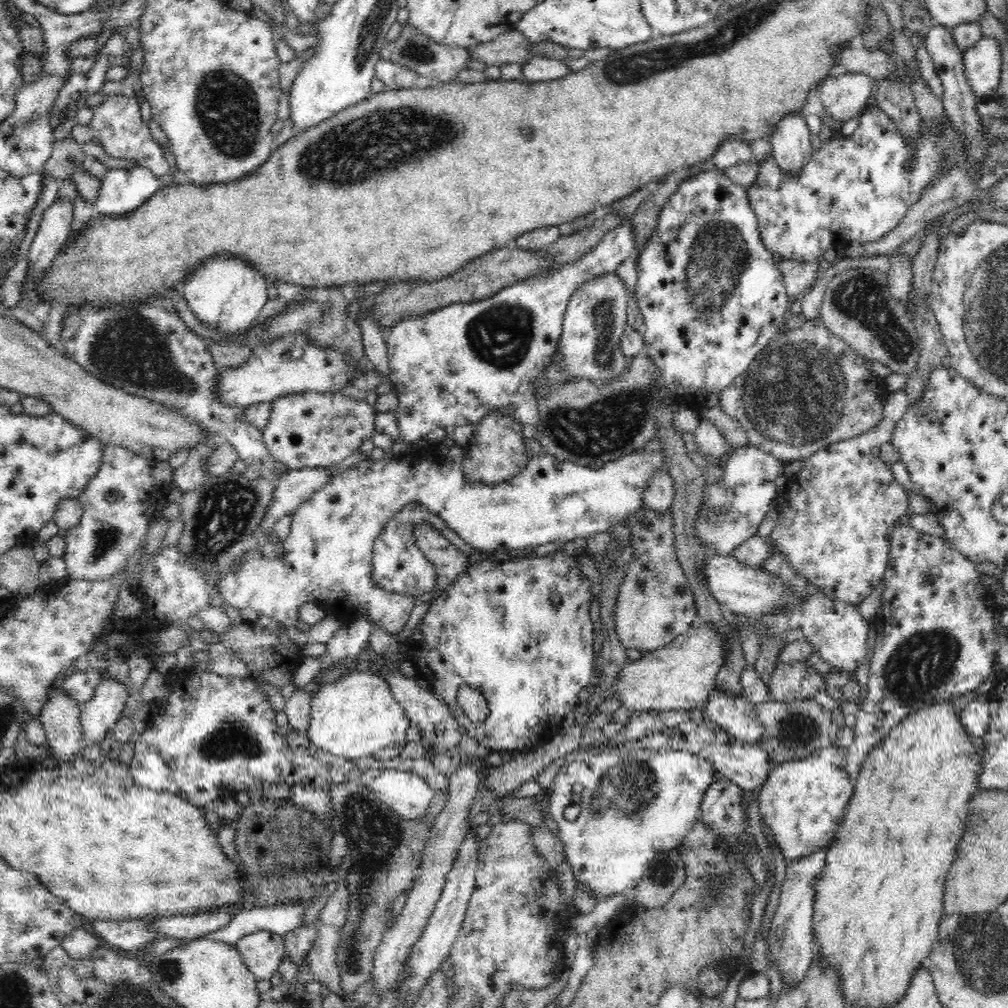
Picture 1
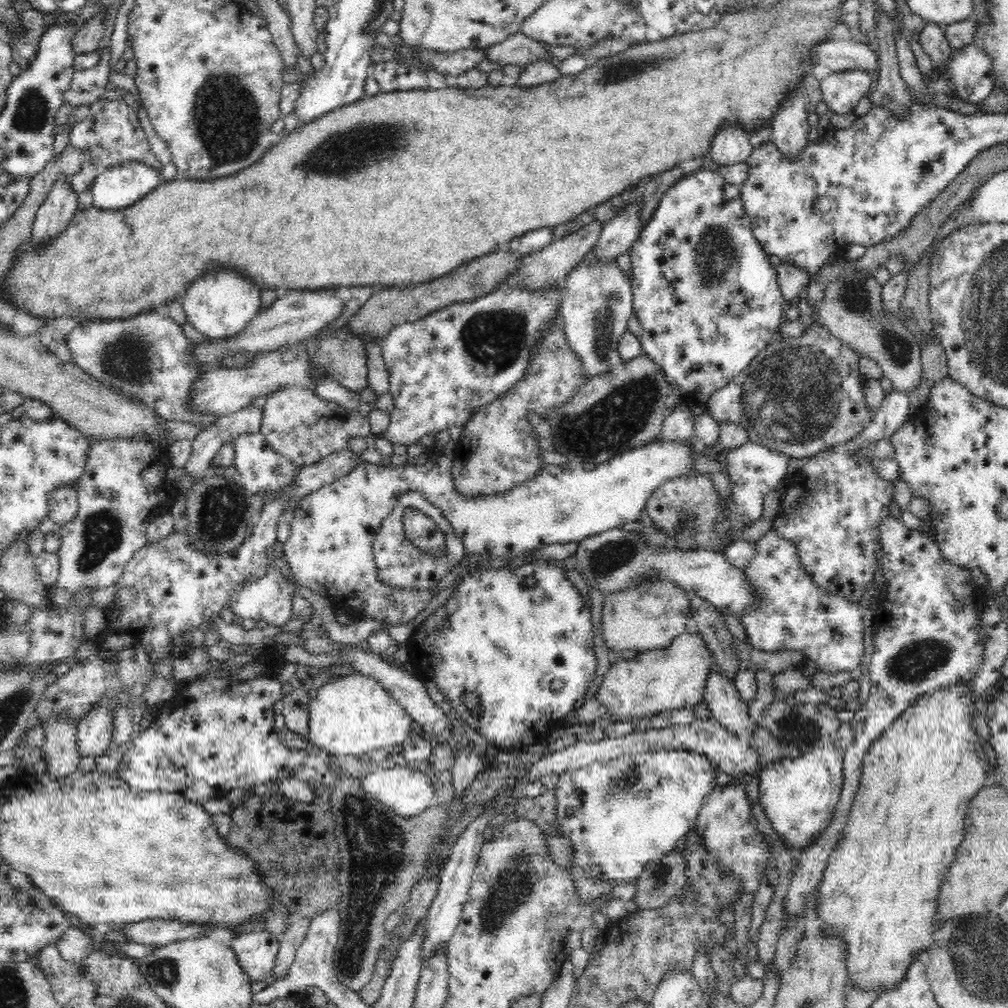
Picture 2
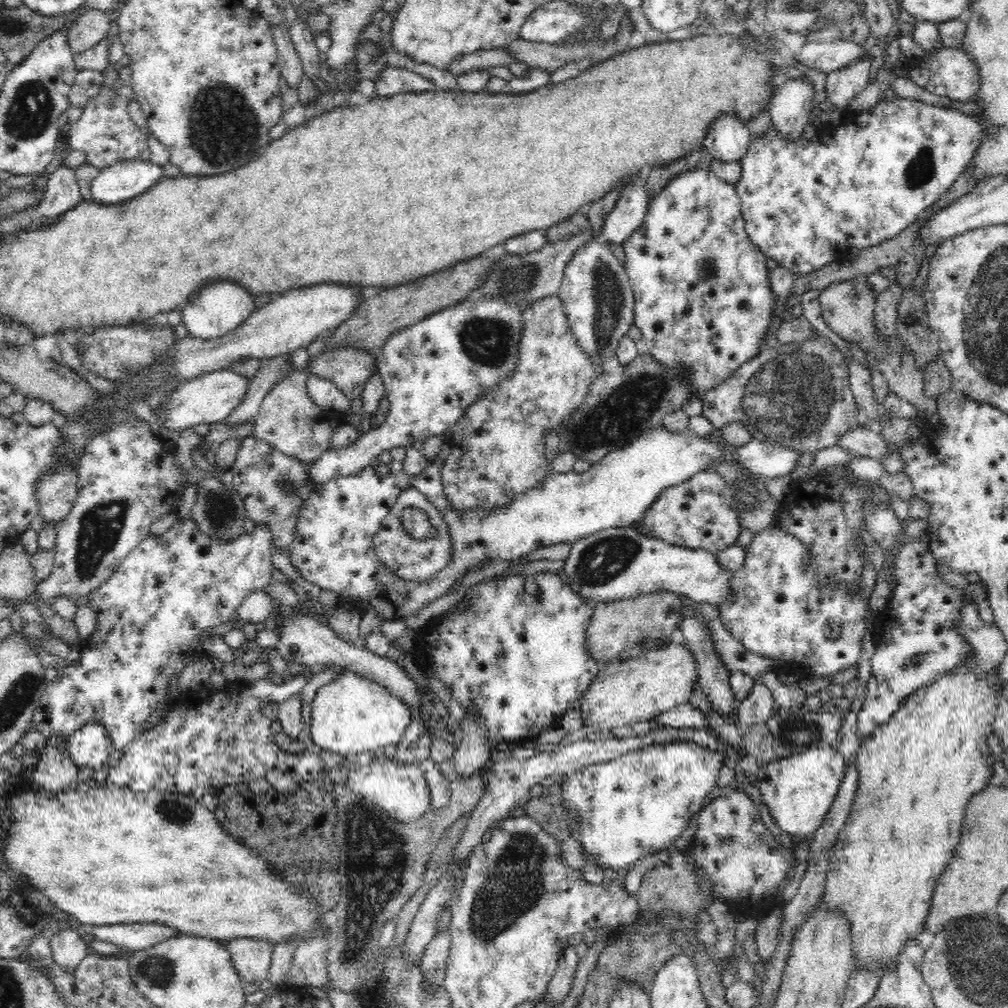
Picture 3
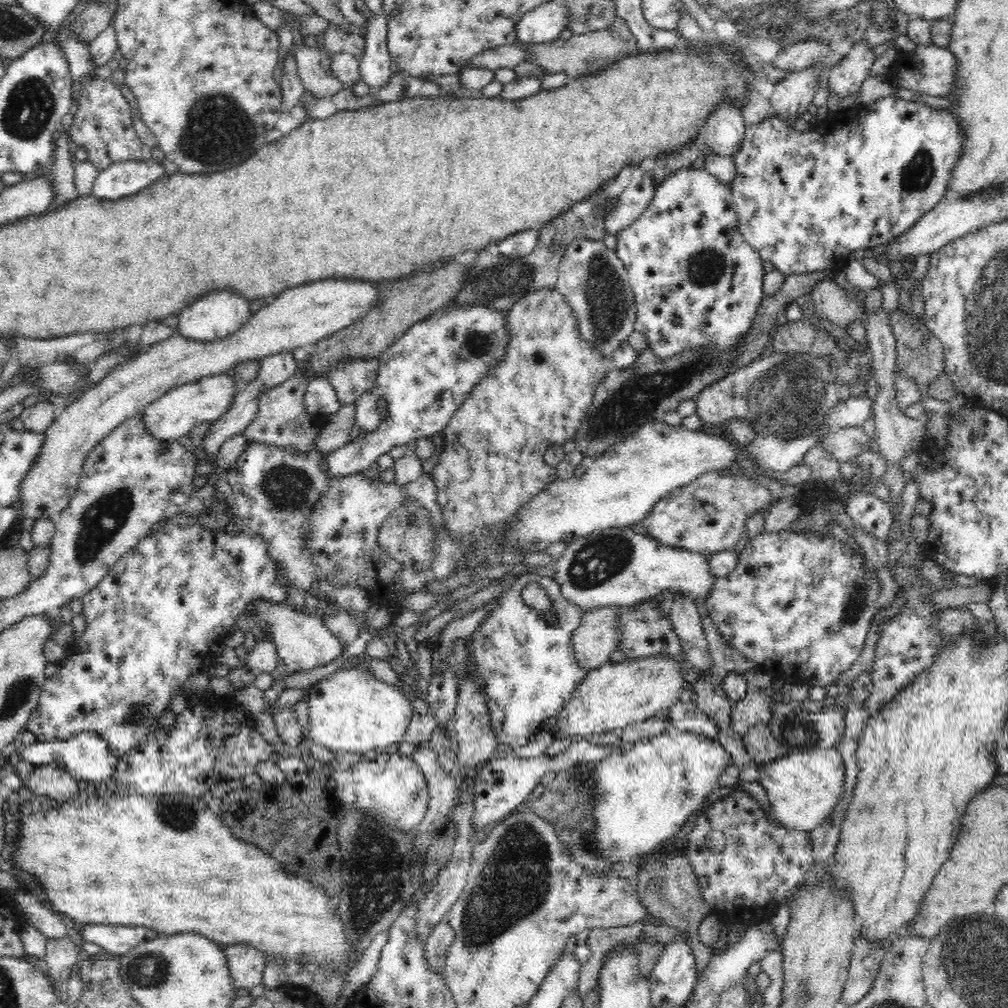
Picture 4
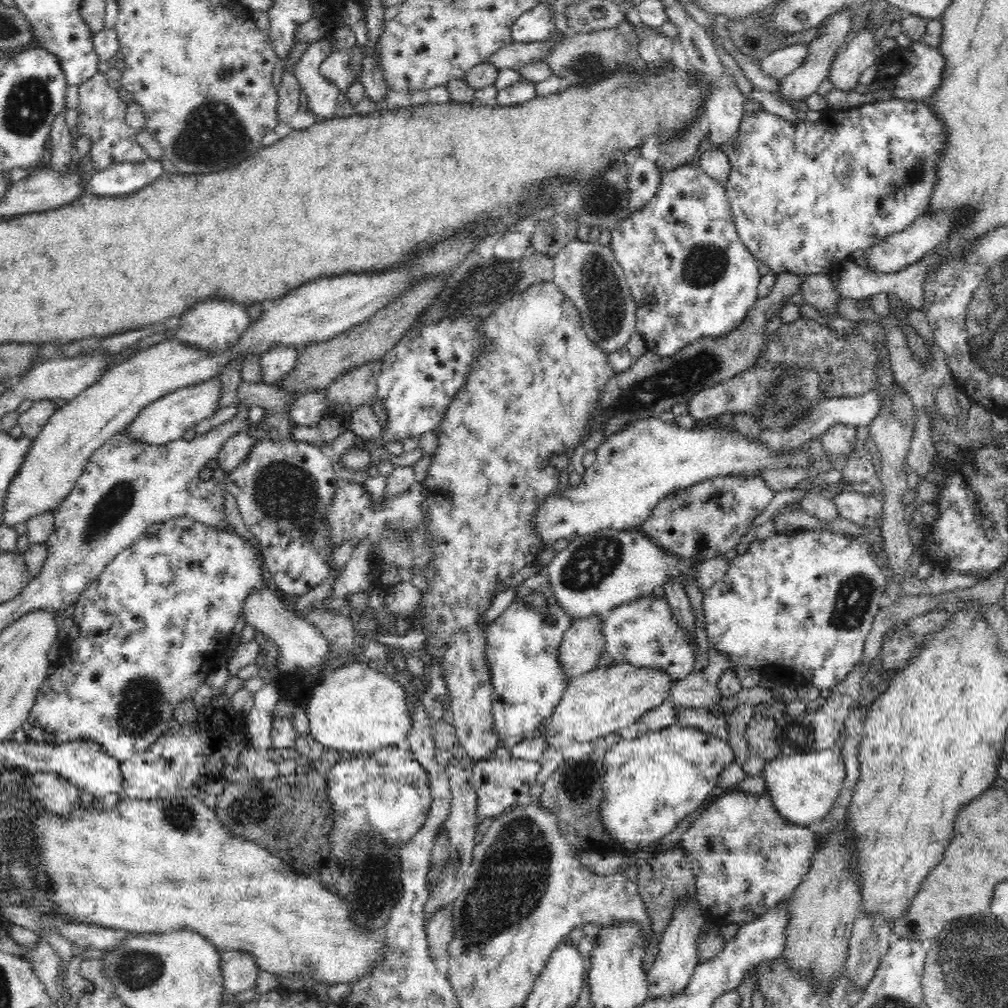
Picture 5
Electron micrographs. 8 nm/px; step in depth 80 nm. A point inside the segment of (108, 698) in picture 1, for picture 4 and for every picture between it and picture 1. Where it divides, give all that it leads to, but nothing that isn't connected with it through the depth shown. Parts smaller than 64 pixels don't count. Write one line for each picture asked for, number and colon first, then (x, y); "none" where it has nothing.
2: (95, 732)
3: (90, 747)
4: (85, 756)

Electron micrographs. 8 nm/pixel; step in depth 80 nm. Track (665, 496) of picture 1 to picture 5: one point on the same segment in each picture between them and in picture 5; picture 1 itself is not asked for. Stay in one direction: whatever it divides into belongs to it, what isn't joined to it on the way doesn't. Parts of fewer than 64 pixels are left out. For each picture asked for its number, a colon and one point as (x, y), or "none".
2: (695, 496)
3: (698, 514)
4: (707, 516)
5: (704, 521)

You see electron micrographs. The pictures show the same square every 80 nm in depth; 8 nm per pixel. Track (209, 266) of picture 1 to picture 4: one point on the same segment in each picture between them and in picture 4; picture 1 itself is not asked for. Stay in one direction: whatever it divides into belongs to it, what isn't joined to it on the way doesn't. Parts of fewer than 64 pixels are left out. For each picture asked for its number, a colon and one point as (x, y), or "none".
2: (219, 305)
3: (215, 310)
4: (218, 314)

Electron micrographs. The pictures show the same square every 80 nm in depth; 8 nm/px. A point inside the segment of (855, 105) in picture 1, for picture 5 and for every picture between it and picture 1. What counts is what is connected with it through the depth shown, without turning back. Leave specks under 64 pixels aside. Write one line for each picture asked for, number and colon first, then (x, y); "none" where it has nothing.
2: (841, 91)
3: (842, 86)
4: (845, 78)
5: (860, 53)

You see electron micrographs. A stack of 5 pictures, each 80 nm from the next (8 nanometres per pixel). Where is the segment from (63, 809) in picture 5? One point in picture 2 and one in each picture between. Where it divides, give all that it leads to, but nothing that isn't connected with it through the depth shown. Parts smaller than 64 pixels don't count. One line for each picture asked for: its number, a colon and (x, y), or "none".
2: (60, 753)
3: (56, 772)
4: (52, 782)

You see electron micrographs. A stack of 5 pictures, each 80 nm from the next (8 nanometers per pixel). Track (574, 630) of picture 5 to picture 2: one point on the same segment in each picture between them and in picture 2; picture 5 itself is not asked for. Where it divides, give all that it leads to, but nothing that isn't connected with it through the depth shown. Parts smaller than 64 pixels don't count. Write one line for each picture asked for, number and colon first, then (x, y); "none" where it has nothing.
2: (646, 616)
3: (618, 625)
4: (594, 640)

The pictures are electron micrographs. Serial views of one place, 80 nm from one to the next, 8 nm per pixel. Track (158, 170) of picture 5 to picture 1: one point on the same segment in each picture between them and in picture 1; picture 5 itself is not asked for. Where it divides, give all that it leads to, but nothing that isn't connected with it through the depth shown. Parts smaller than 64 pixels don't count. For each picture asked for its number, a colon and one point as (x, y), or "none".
1: (122, 190)
2: (116, 186)
3: (121, 181)
4: (121, 179)

